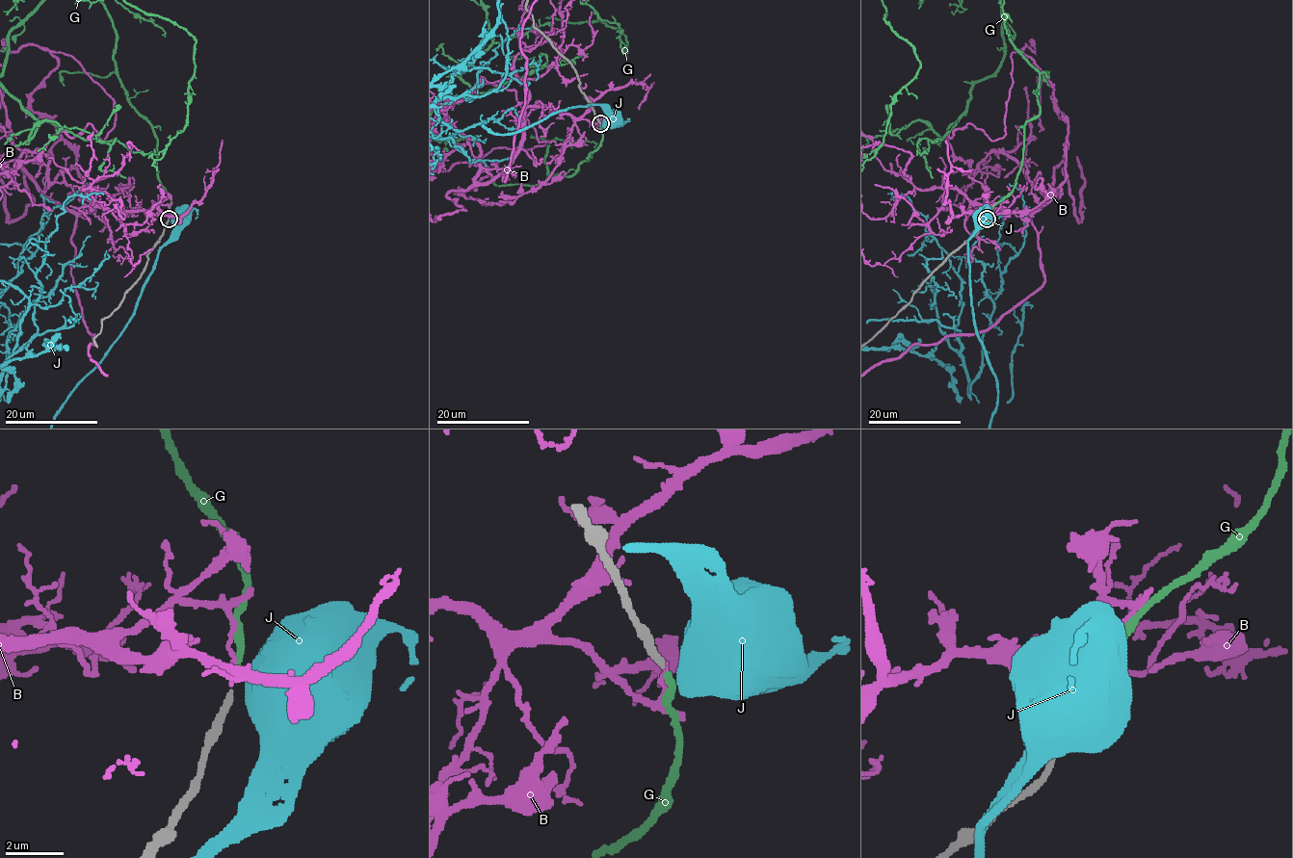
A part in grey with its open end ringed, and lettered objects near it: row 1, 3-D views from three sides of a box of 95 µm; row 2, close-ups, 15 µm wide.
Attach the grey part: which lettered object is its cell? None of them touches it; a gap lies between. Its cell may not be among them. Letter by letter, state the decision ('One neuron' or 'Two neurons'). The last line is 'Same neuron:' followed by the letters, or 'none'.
B: Two neurons
G: One neuron
J: Two neurons
Same neuron: G

